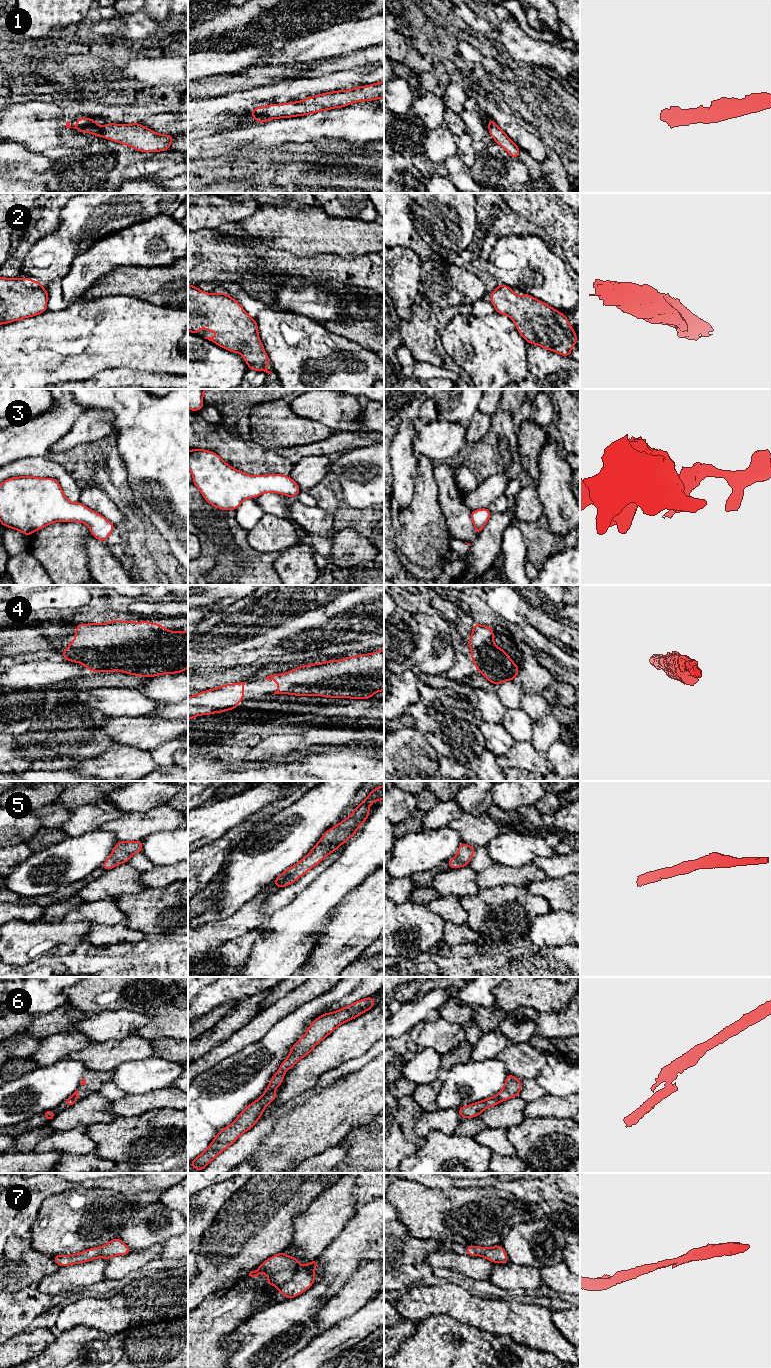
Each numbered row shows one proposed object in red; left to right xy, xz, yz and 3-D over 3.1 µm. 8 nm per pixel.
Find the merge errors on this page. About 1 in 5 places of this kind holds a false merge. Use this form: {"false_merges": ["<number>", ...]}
{"false_merges": ["6"]}

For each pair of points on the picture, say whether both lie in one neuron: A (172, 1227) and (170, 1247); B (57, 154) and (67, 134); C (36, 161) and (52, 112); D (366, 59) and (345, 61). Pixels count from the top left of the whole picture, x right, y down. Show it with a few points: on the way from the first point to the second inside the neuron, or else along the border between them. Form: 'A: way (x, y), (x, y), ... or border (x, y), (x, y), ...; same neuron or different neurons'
A: border (177, 1235), (169, 1238), (162, 1245); different neurons
B: way (62, 149), (67, 144), (67, 139); same neuron
C: border (17, 144), (39, 153); different neurons
D: way (361, 59), (350, 61); same neuron

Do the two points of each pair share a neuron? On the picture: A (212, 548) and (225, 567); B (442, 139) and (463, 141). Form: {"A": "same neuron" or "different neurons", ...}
{"A": "same neuron", "B": "different neurons"}

